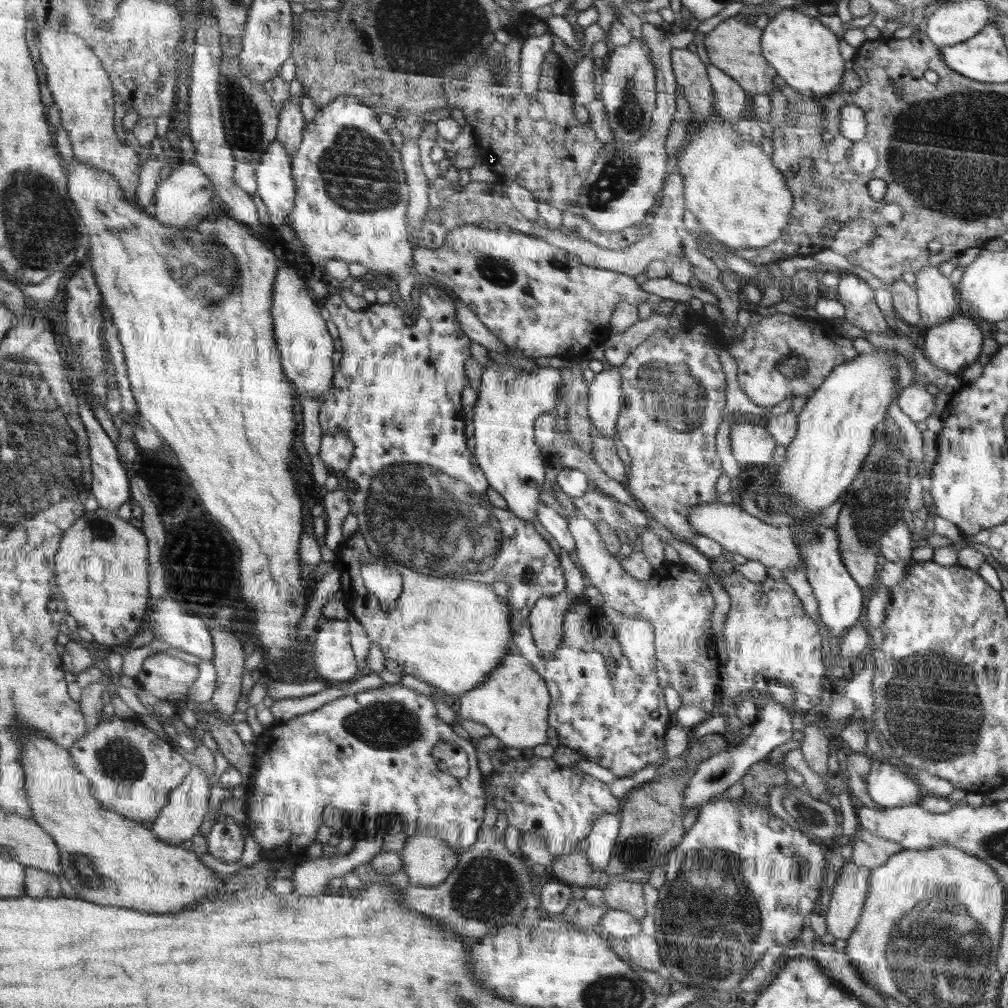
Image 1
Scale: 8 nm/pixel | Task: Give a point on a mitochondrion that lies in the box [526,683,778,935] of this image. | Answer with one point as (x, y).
(633, 850)

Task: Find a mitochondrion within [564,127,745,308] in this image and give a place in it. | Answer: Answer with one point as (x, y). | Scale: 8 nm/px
(621, 172)

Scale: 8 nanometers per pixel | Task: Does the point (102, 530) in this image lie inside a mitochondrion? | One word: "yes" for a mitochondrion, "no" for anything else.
yes

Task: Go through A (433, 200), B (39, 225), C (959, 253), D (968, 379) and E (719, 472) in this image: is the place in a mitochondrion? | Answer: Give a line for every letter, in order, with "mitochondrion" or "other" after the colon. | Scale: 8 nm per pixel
A: other
B: mitochondrion
C: other
D: other
E: other

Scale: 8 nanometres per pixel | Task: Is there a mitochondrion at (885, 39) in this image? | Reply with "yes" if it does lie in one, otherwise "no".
no

